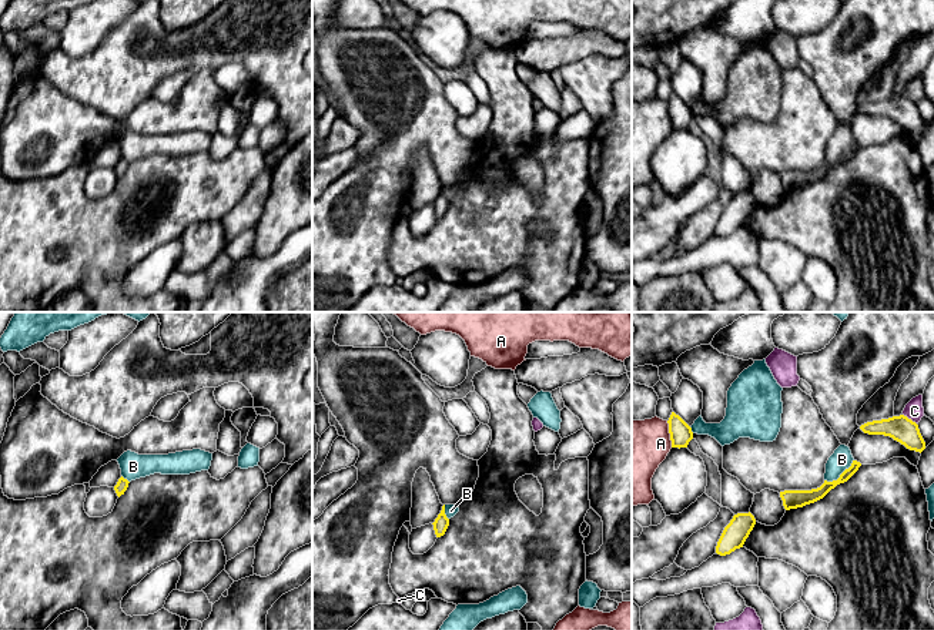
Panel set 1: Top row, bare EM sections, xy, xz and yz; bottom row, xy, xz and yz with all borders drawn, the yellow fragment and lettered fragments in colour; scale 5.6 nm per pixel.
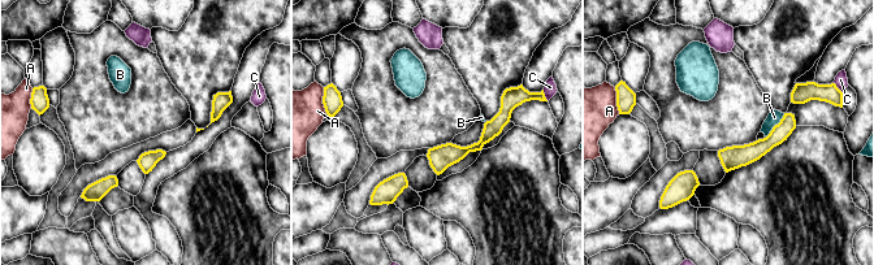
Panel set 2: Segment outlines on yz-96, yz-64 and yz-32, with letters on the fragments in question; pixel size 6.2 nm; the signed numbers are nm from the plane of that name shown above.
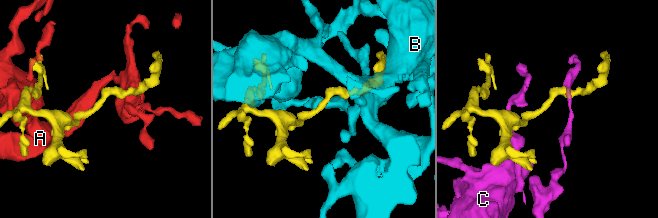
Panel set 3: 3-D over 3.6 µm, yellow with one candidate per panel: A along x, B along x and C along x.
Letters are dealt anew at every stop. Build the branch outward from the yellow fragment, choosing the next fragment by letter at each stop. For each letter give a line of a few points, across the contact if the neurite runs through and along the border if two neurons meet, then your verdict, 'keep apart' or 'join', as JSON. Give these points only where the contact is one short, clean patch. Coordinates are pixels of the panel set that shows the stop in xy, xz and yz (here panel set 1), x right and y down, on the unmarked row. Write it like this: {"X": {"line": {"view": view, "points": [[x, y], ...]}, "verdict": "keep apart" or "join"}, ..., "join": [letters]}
{"A": {"verdict": "keep apart"}, "B": {"verdict": "keep apart"}, "C": {"verdict": "keep apart"}, "join": []}

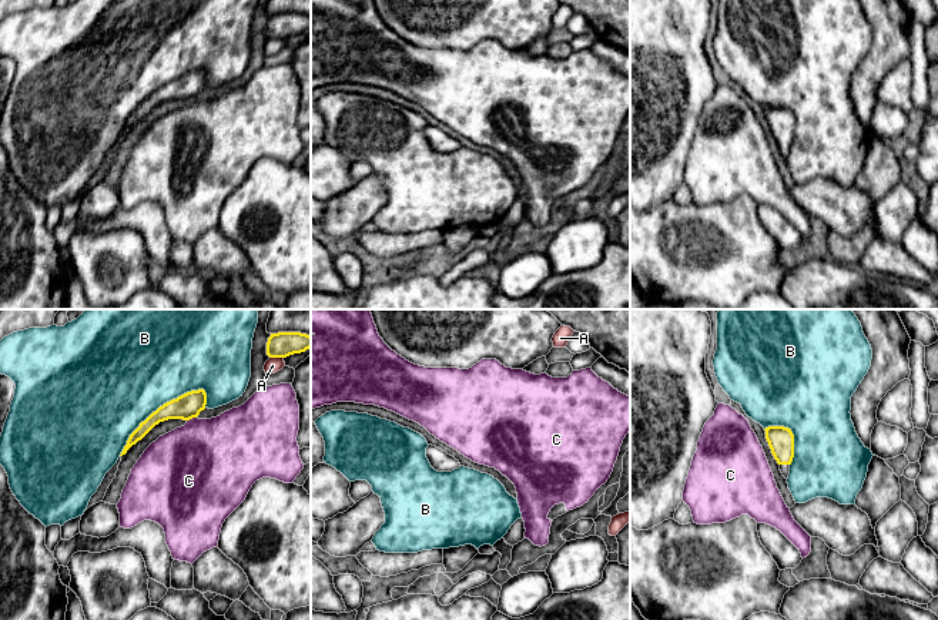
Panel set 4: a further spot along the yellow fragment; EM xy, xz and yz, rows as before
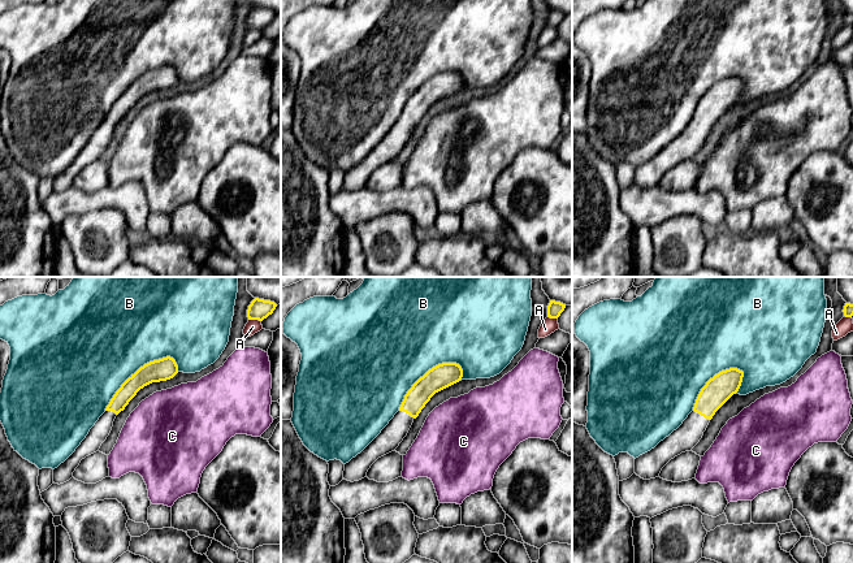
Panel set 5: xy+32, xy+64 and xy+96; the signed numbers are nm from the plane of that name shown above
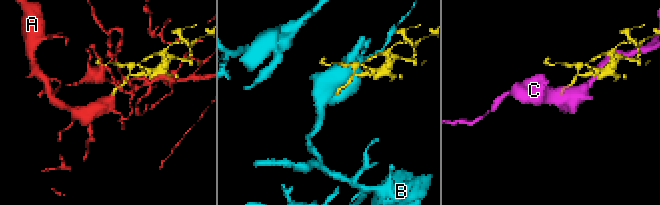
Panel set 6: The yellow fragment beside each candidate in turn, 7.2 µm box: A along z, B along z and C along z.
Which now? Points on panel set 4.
{"A": {"verdict": "keep apart"}, "B": {"verdict": "keep apart"}, "C": {"line": {"view": "xy", "points": [[196, 97], [187, 101]]}, "verdict": "keep apart"}, "join": []}

